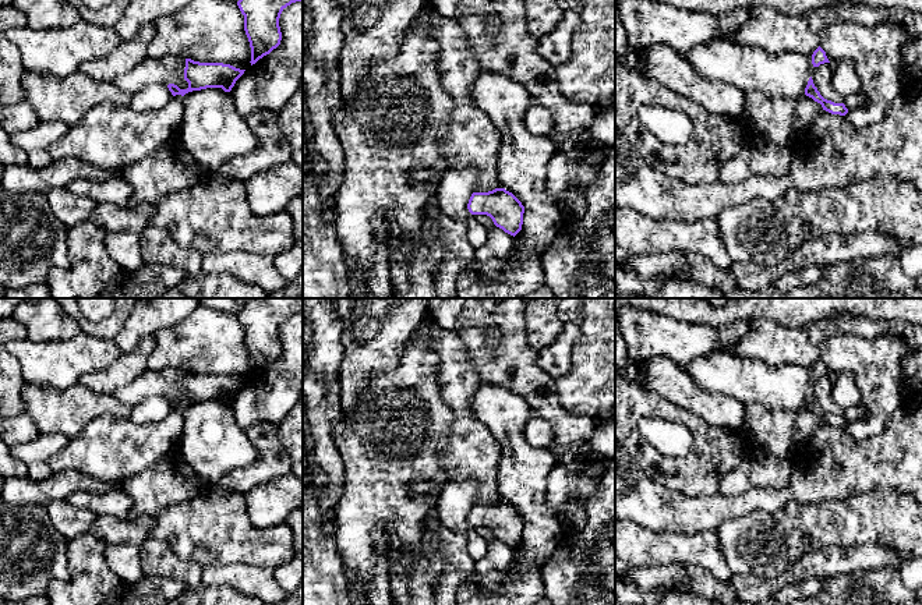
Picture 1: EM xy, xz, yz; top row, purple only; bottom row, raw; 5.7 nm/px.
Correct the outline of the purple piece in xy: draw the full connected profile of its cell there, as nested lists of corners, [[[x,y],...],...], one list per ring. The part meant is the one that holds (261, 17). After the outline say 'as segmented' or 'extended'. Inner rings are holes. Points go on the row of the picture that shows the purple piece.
[[[239,0],[244,31],[251,47],[251,66],[280,45],[279,18],[292,3],[303,0]]] | as segmented

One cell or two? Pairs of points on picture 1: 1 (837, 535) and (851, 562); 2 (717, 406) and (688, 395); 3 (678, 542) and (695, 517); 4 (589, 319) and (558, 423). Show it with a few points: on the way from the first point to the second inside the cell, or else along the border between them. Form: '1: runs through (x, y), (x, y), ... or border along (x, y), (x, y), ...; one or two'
1: border along (875, 542), (852, 547), (819, 547), (811, 552); two
2: runs through (710, 406), (695, 399); one
3: border along (652, 530), (685, 534), (714, 531); two
4: border along (554, 381), (558, 400), (571, 411), (592, 420); two

